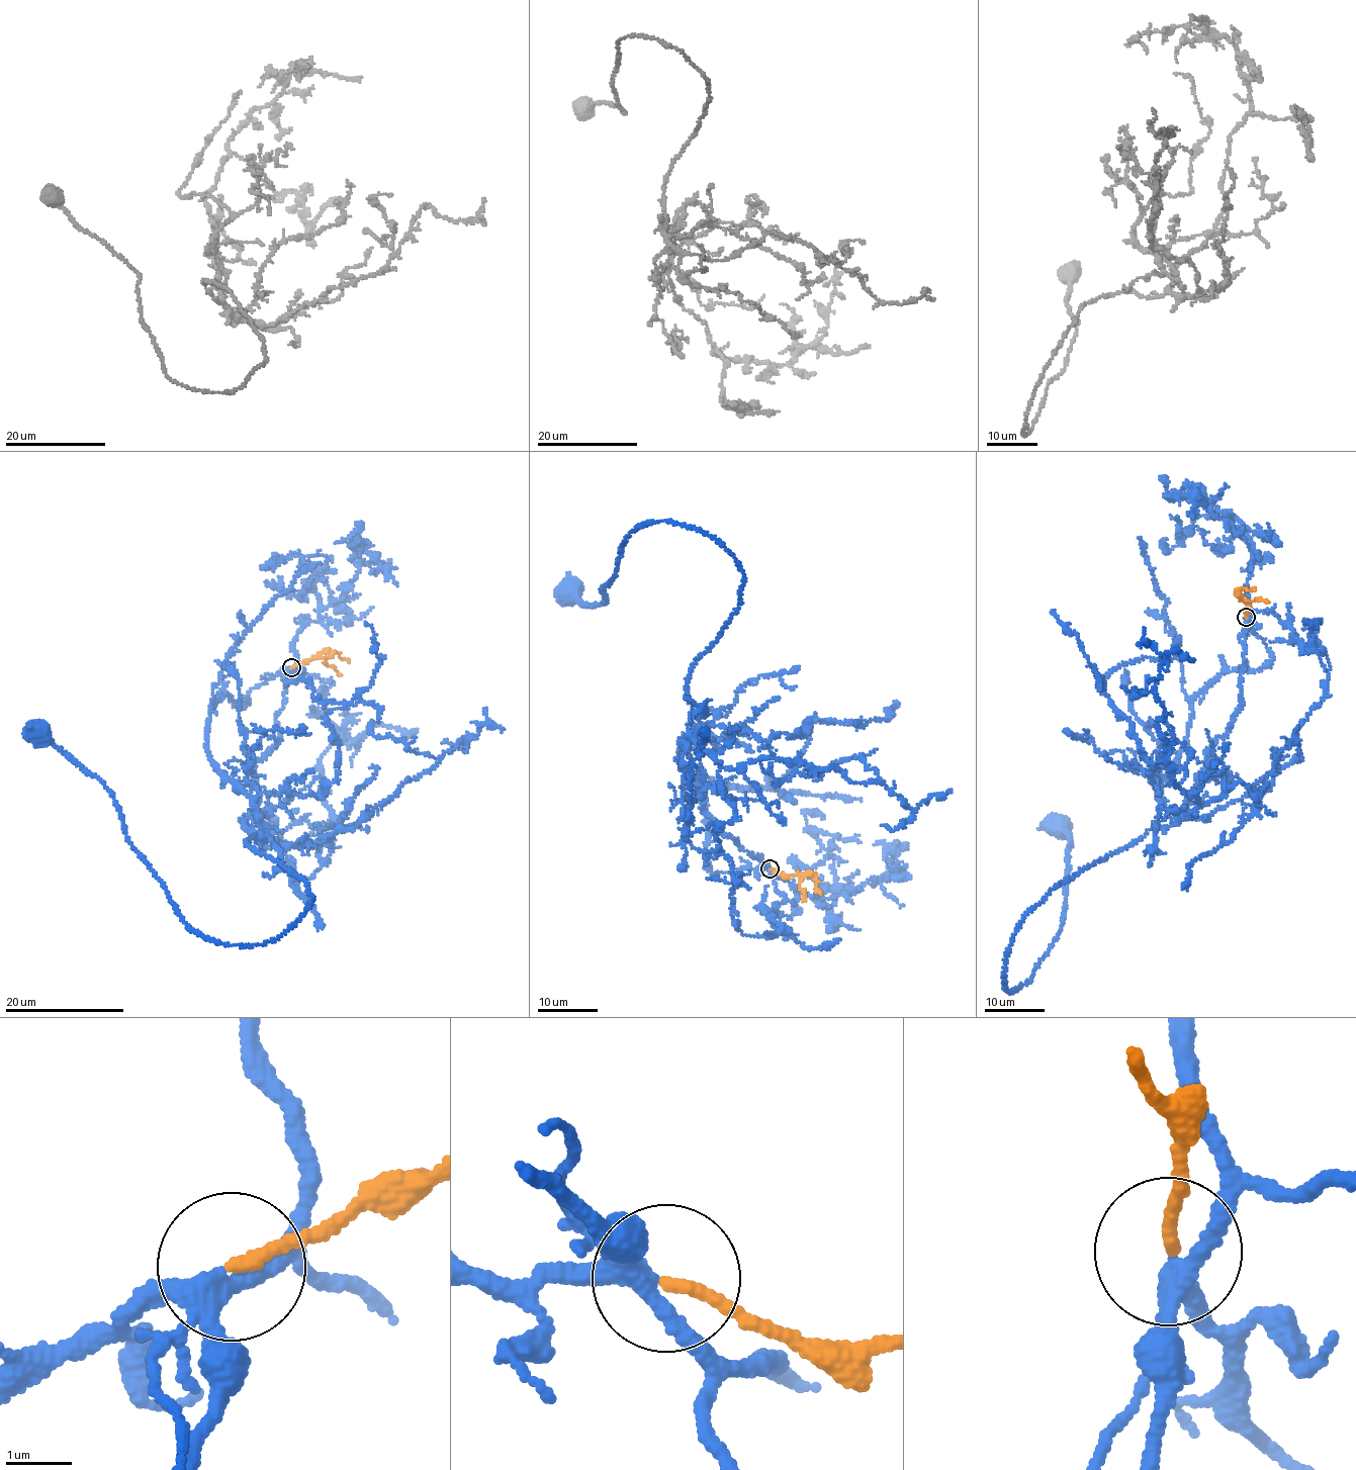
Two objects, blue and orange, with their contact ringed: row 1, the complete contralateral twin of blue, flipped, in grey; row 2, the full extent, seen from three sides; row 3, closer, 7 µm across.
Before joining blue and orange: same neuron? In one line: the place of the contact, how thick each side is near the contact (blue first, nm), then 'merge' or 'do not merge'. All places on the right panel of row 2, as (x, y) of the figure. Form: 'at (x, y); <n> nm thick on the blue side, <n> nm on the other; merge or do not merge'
at (1246, 617); 280 nm thick on the blue side, 200 nm on the other; merge

